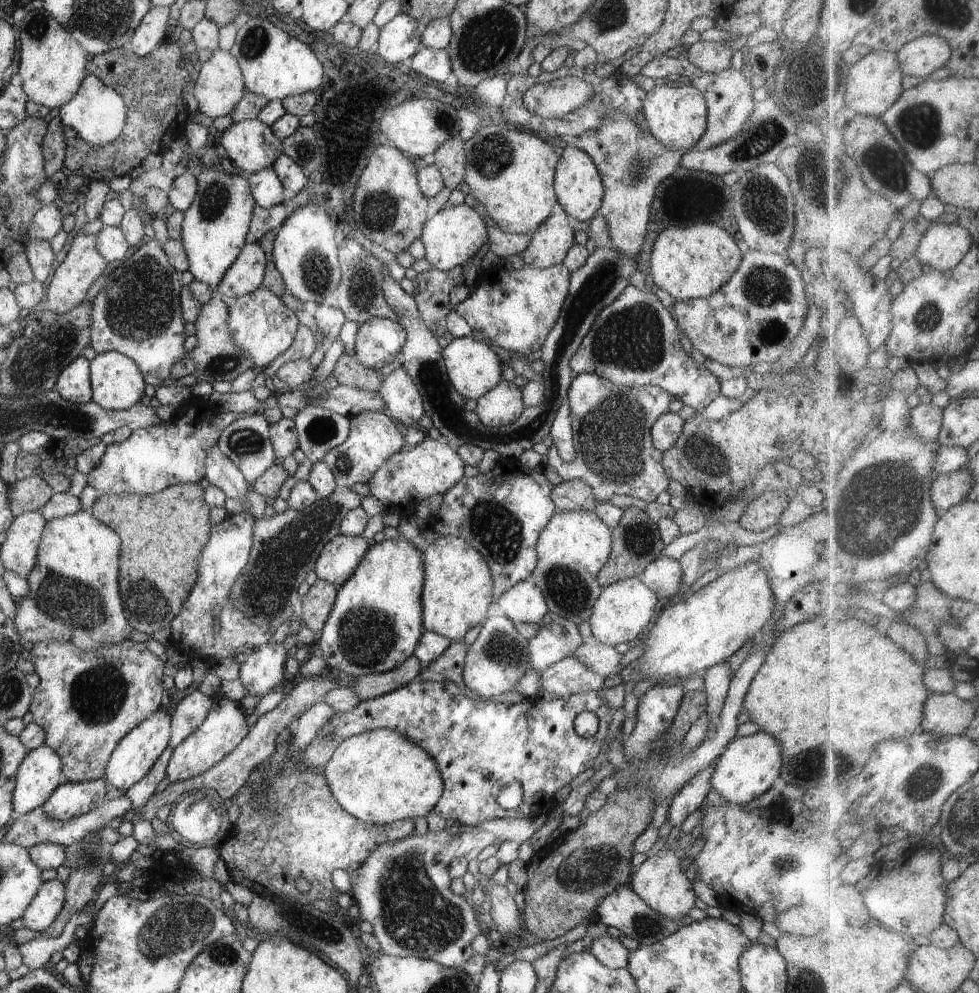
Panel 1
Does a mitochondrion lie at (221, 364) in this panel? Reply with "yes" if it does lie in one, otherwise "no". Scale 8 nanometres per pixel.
yes

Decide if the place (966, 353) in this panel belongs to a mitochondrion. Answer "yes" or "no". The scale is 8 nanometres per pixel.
no

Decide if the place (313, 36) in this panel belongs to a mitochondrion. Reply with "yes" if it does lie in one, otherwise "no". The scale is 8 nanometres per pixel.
no

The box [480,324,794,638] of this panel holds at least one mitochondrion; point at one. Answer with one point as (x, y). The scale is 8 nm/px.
(611, 447)

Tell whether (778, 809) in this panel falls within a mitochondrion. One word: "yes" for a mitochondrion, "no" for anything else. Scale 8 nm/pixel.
no

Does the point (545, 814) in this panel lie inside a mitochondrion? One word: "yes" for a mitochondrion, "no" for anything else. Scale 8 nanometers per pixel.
no

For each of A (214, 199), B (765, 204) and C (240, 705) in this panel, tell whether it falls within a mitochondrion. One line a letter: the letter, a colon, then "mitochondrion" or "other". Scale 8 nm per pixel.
A: mitochondrion
B: mitochondrion
C: other

